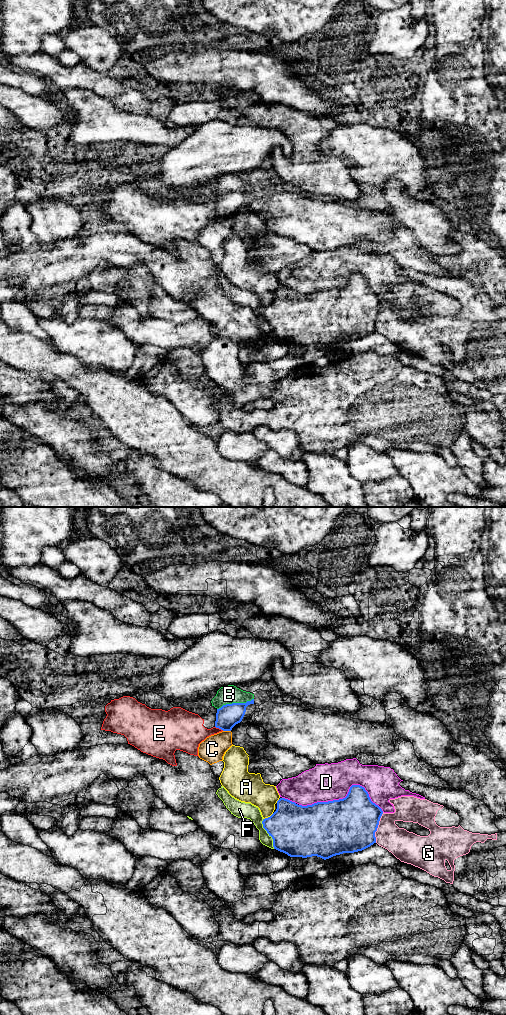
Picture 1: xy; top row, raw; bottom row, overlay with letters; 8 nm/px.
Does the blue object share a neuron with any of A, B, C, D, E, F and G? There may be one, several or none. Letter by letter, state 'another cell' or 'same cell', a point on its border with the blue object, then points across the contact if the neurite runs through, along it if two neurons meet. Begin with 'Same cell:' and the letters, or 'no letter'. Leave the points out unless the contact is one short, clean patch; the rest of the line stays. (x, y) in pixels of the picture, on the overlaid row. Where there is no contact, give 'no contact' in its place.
Same cell: B
A: another cell; meets blue in xy at (268, 817); border along xy (273, 813), (263, 819)
B: same cell; meets blue in xy at (235, 703)
C: another cell; meets blue in xy at (227, 730); border along xy (223, 730), (230, 731)
D: another cell; meets blue in xy at (347, 795)
E: another cell; meets blue in xy at (219, 728); border along xy (215, 726), (223, 730)
F: another cell; meets blue in xy at (268, 833)
G: another cell; meets blue in xy at (377, 827)

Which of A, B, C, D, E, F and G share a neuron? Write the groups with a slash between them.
A / B / C / D / E / F G

